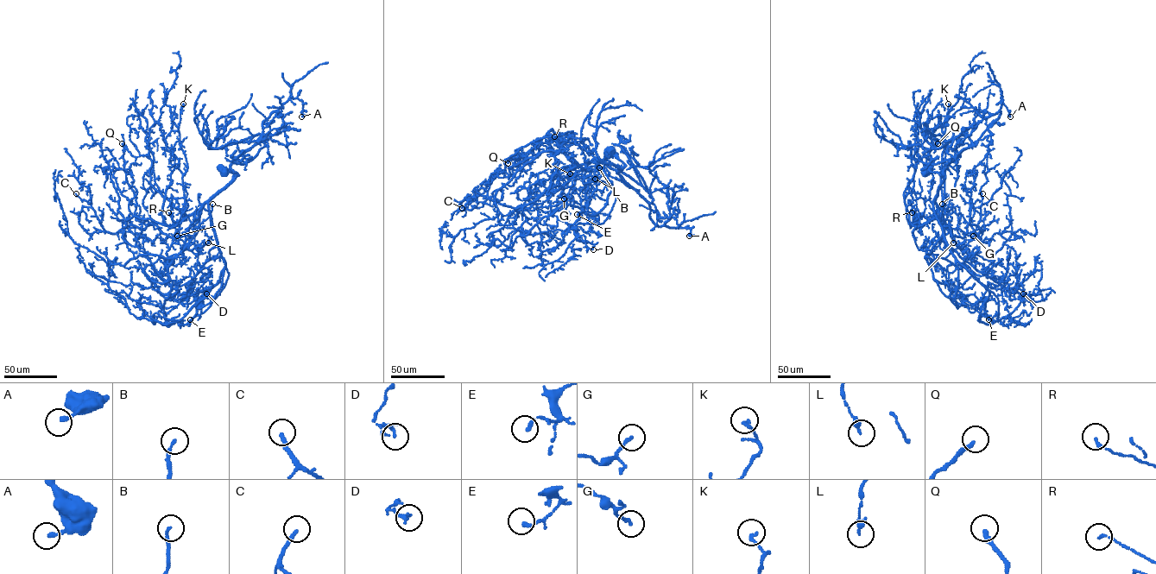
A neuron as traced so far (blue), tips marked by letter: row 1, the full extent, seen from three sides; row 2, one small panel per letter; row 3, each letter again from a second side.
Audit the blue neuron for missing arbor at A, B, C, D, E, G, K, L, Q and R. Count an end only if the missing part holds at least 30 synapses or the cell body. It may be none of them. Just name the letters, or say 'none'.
Q

